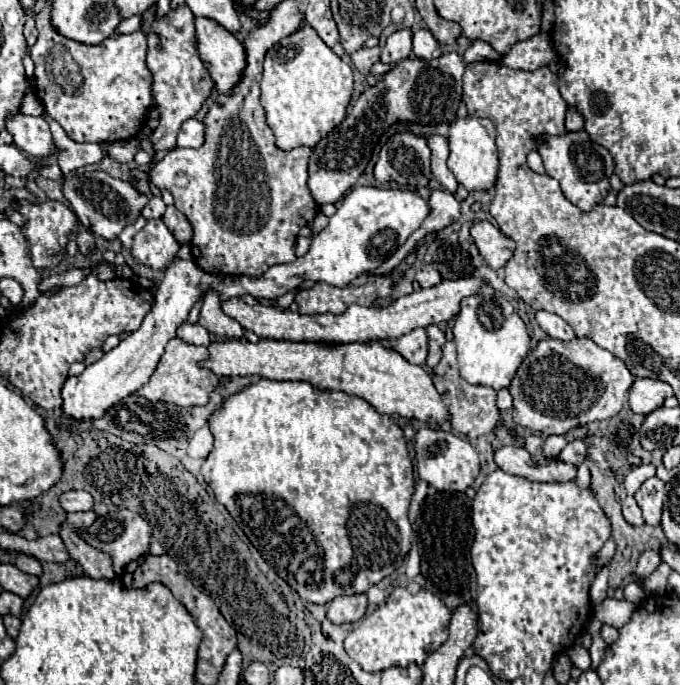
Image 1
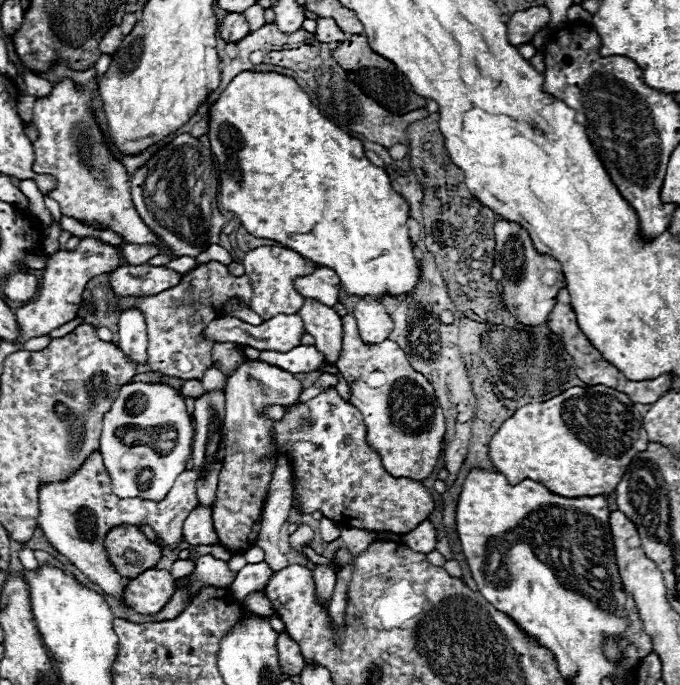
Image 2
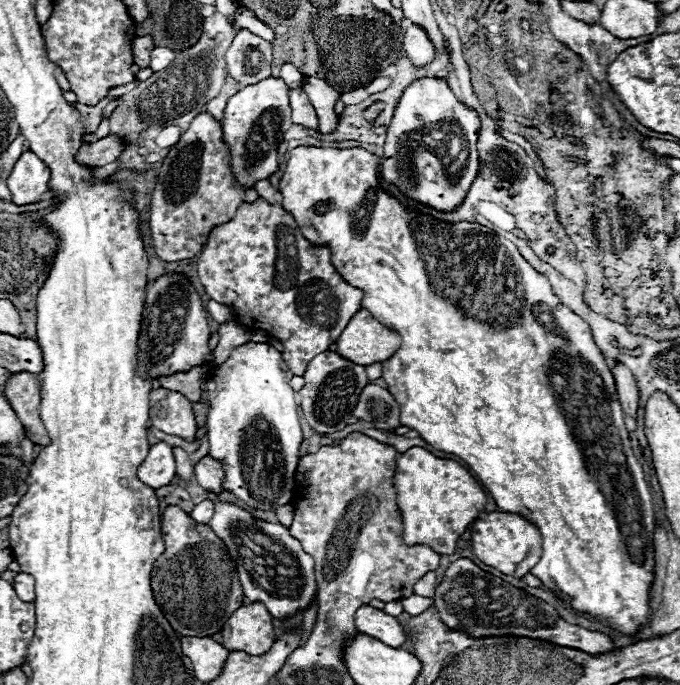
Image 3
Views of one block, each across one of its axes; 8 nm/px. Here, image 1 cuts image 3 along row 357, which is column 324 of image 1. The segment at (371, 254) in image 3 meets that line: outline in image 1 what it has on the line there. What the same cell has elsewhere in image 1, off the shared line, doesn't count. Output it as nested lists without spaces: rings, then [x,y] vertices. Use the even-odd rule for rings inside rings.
[[[260,378],[258,382],[246,386],[244,390],[228,396],[224,406],[210,416],[210,432],[214,436],[214,448],[202,466],[202,476],[212,488],[216,500],[226,506],[230,516],[238,522],[246,538],[256,546],[262,558],[284,578],[306,602],[326,604],[340,594],[360,594],[366,592],[372,584],[380,582],[384,576],[392,574],[404,560],[410,550],[412,526],[408,522],[408,504],[414,490],[412,464],[408,460],[408,450],[404,442],[402,428],[392,422],[388,414],[378,414],[362,398],[348,396],[344,392],[320,392],[308,382],[276,382]]]

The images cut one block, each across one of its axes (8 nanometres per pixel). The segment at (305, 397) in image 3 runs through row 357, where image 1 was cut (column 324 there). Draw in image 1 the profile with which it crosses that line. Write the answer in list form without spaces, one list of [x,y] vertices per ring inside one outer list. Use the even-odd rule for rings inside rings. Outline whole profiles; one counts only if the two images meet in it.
[[[460,278],[460,280],[442,280],[438,286],[416,290],[408,296],[402,296],[394,304],[386,308],[366,308],[366,306],[350,306],[344,314],[322,314],[322,316],[300,316],[290,310],[270,308],[262,304],[246,304],[240,298],[220,300],[222,312],[230,318],[236,318],[244,328],[252,330],[260,338],[272,340],[294,340],[294,342],[328,342],[328,344],[346,344],[346,342],[370,342],[382,338],[400,338],[414,328],[426,328],[428,324],[438,324],[454,318],[460,312],[460,300],[476,294],[482,288],[482,282],[476,278]]]

